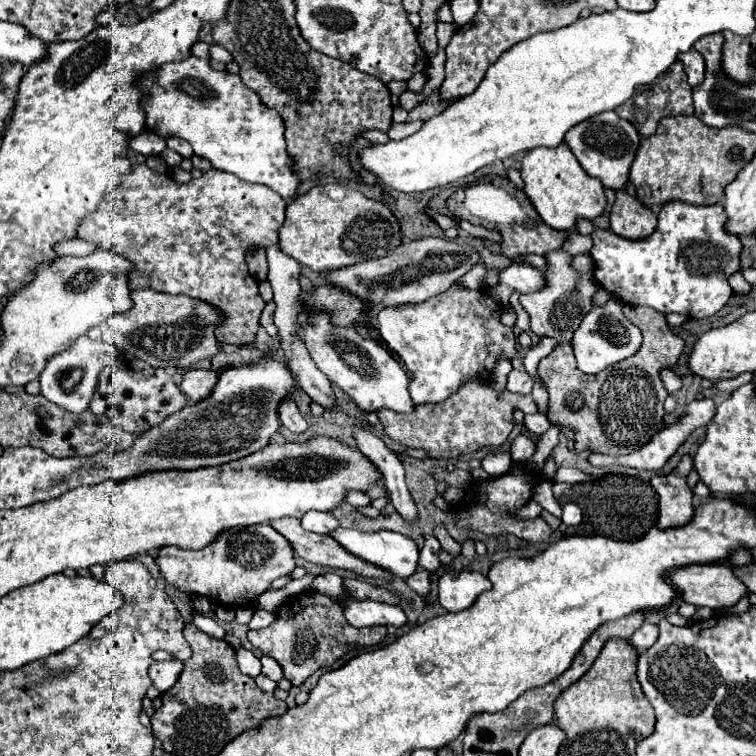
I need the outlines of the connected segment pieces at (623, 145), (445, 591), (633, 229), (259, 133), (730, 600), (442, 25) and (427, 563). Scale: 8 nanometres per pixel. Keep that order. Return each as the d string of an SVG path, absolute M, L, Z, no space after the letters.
M601 112L599 116L593 116L591 120L577 124L565 136L565 144L571 148L571 152L583 166L583 170L587 170L591 176L599 178L605 188L613 188L613 190L625 188L625 184L629 180L629 166L635 158L639 142L641 142L641 138L639 138L637 130L633 128L633 124L623 120L621 116L617 116L617 112Z
M447 572L439 580L439 602L447 612L459 612L463 608L469 608L475 598L489 588L491 582L481 572Z
M623 190L617 192L617 200L609 214L609 224L615 234L631 240L641 240L655 230L657 214Z
M189 56L187 60L163 64L155 72L143 74L137 82L137 88L143 92L141 106L145 110L147 128L151 132L155 132L157 136L161 136L161 138L179 136L191 144L191 148L197 156L207 158L213 164L213 168L231 172L247 182L265 184L265 186L273 188L275 192L279 192L283 198L293 198L297 194L299 178L293 174L291 160L285 152L283 120L279 120L281 116L275 110L267 108L251 88L243 86L239 74L217 72L209 66L209 62L205 58Z
M693 564L693 566L675 568L669 572L667 580L677 588L679 596L685 602L689 602L693 606L707 606L713 610L733 606L739 602L739 598L747 596L747 592L749 592L745 588L745 584L733 574L729 564Z
M439 22L437 38L439 38L439 46L441 46L441 48L445 48L445 46L449 44L451 36L455 34L455 30L457 30L457 24L455 24L455 22L451 22L451 24L447 24L447 22Z
M425 536L425 546L423 546L421 556L419 556L419 566L429 570L429 572L437 572L441 568L439 552L441 552L441 546L439 546L437 538L435 536Z

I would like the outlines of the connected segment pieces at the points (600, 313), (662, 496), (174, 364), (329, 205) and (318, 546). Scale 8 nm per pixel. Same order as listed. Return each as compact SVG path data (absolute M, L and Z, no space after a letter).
M609 300L605 306L593 306L591 312L583 318L581 326L571 338L571 348L577 358L577 366L585 374L597 374L607 366L633 356L641 348L641 330L625 318L623 308L617 302Z
M683 456L679 466L669 476L655 476L651 480L655 492L659 494L659 522L657 528L679 528L683 524L691 522L691 516L695 512L693 508L693 492L685 484L685 476L693 468L693 462L689 456Z
M153 288L133 290L131 300L131 310L119 312L107 320L115 346L125 354L165 370L187 370L195 362L207 360L221 350L219 340L215 340L215 328L223 322L219 308L211 308L211 304L203 304L203 300L191 296L171 296L169 292Z
M347 182L317 184L287 204L285 222L279 230L279 248L311 270L325 272L353 266L363 260L387 256L401 244L401 226L393 210L367 198L357 186Z
M291 516L273 520L269 526L275 528L281 536L285 536L287 542L291 544L293 552L303 560L309 560L309 562L315 562L321 566L329 566L329 568L343 568L343 570L351 570L361 576L373 576L373 578L383 578L383 580L389 580L393 576L391 572L385 572L383 568L379 568L375 564L367 564L365 560L351 556L331 536L303 530L299 520L295 520Z

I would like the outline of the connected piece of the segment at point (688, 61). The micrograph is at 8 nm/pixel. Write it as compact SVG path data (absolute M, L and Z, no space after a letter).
M693 48L691 52L683 52L683 56L679 56L679 60L685 66L685 72L689 76L689 84L691 86L701 84L703 78L705 78L705 62L703 62L703 56Z

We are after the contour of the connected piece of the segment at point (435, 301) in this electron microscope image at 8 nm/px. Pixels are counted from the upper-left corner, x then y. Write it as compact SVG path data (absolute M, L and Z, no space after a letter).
M453 286L447 292L433 296L431 300L425 300L423 304L411 304L401 308L383 308L377 314L377 330L381 338L385 340L387 348L405 364L405 368L411 372L411 384L409 394L415 404L427 404L427 402L441 402L467 380L467 378L479 378L489 380L493 368L497 366L497 360L501 356L513 358L515 354L515 334L513 328L503 326L499 322L503 308L495 304L487 294L479 290L467 290Z

